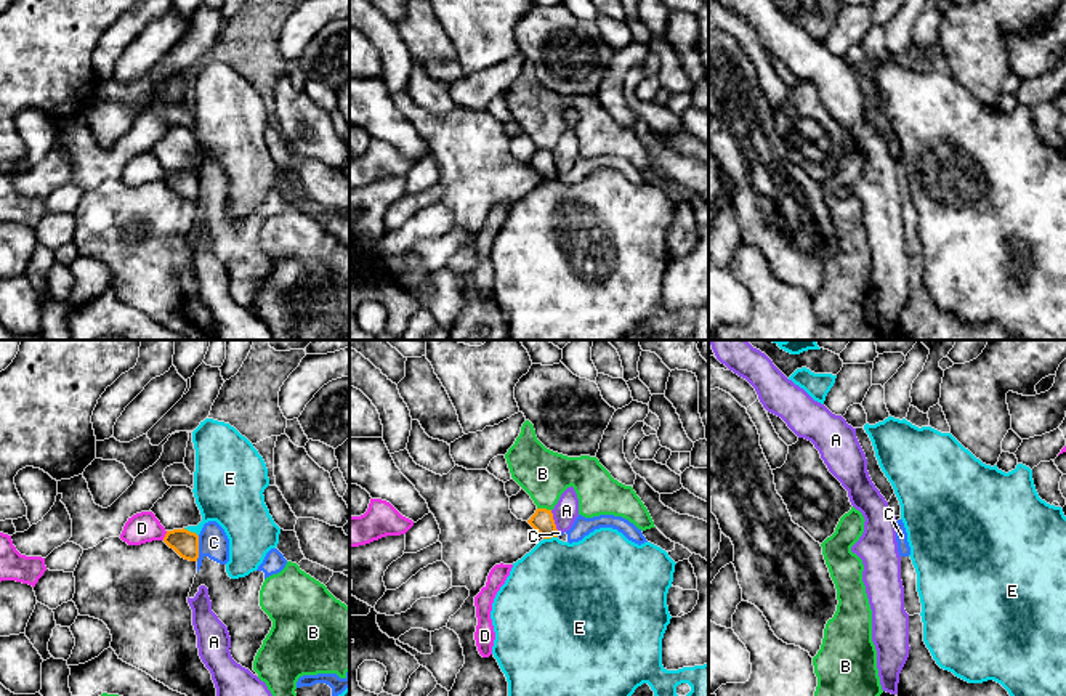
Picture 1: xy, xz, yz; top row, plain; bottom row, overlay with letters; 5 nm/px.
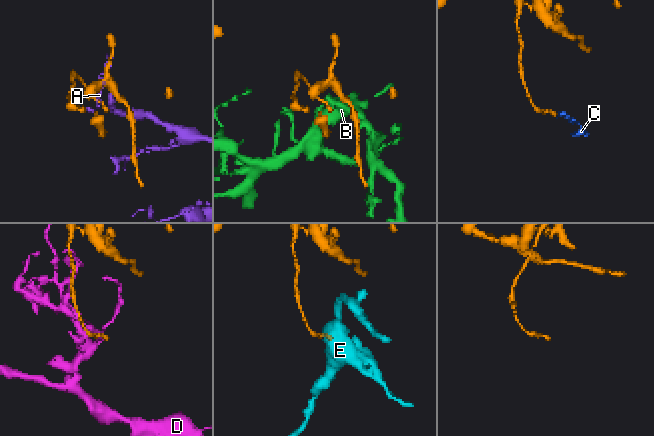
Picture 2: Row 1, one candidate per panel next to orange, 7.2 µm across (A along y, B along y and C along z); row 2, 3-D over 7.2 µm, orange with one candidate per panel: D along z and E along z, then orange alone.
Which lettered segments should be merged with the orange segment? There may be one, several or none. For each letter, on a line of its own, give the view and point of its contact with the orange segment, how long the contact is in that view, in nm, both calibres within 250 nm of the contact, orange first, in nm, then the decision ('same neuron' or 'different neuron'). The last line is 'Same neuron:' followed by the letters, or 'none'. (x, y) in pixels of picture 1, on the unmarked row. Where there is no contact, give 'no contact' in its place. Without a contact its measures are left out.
A: xz (553, 162) | 120 nm | 110/120 nm | different neuron
B: xz (544, 149) | 70 nm | 110/240 nm | different neuron
C: xy (197, 190) | 130 nm | 130/150 nm | different neuron
D: xy (165, 177) | 50 nm | 130/150 nm | different neuron
E: xy (189, 172) | 90 nm | 130/280 nm | different neuron
Same neuron: none

